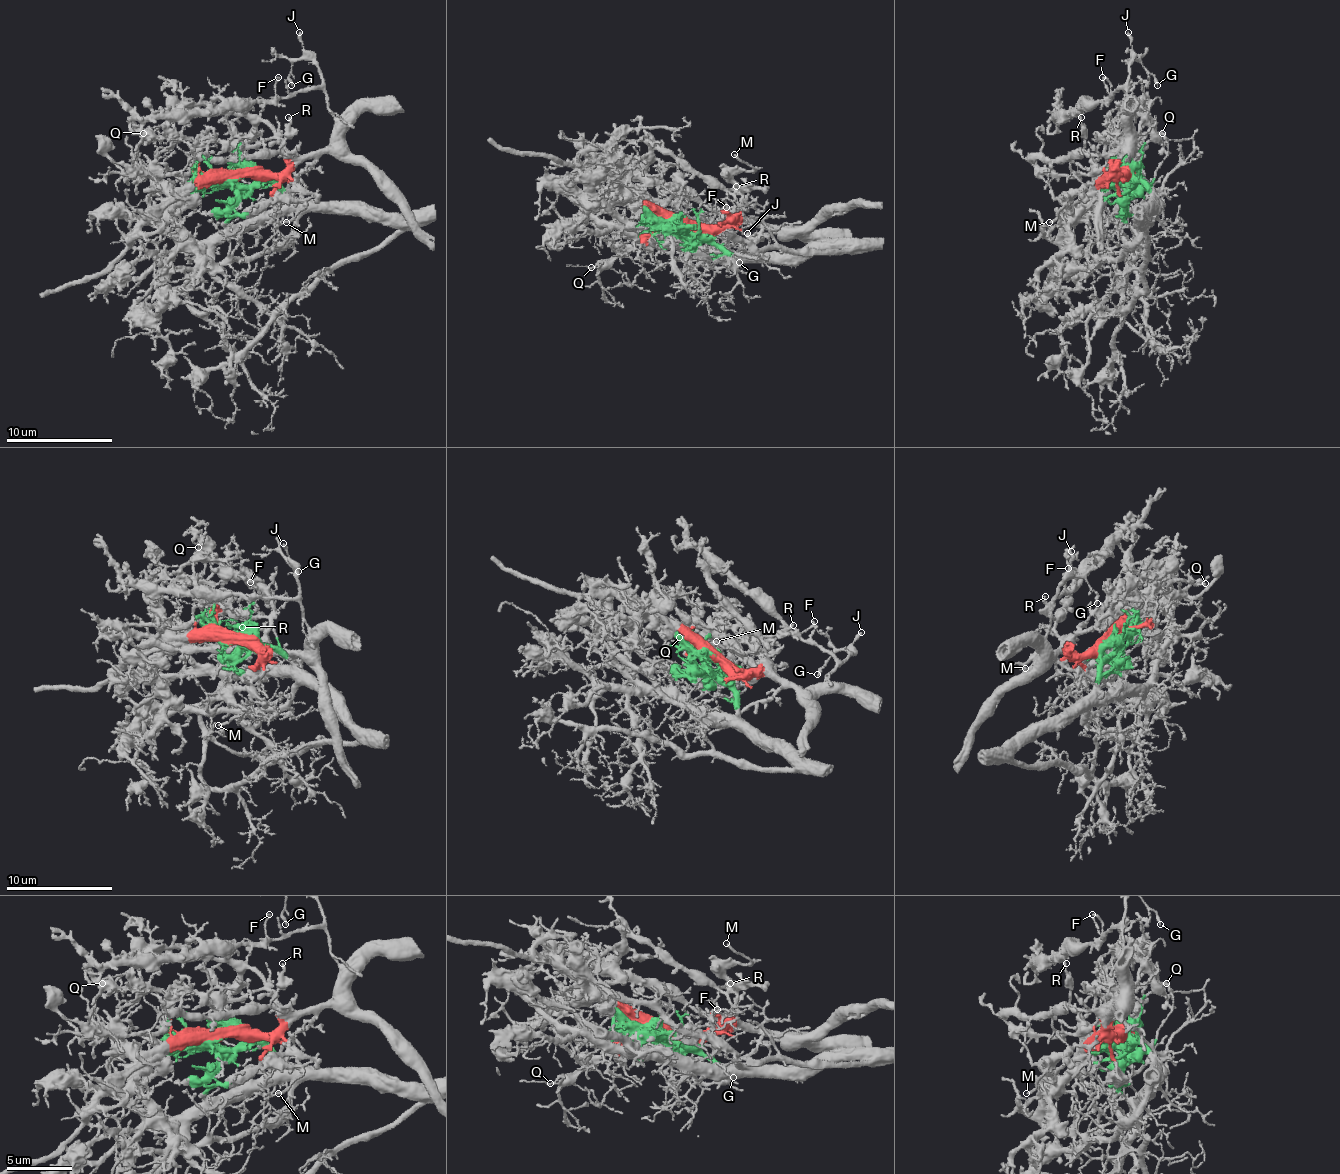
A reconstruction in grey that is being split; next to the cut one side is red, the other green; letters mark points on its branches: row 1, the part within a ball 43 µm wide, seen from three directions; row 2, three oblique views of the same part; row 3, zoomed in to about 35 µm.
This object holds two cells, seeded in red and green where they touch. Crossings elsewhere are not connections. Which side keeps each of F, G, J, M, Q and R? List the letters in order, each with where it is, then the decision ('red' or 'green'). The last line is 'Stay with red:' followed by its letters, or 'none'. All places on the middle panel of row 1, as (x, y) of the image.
F: place (726, 207); red
G: place (739, 262); red
J: place (747, 233); red
M: place (734, 154); red
Q: place (591, 267); red
R: place (736, 186); red
Stay with red: F, G, J, M, Q, R

